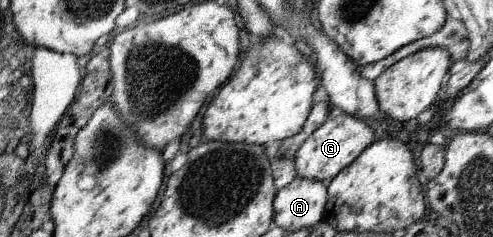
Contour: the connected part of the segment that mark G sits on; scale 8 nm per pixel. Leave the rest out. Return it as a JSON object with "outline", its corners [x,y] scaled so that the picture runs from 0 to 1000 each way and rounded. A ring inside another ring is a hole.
{"outline":[[[690,468],[688,481],[675,477],[602,629],[602,747],[671,768],[761,599],[761,570],[742,519],[712,485],[692,489]]]}

